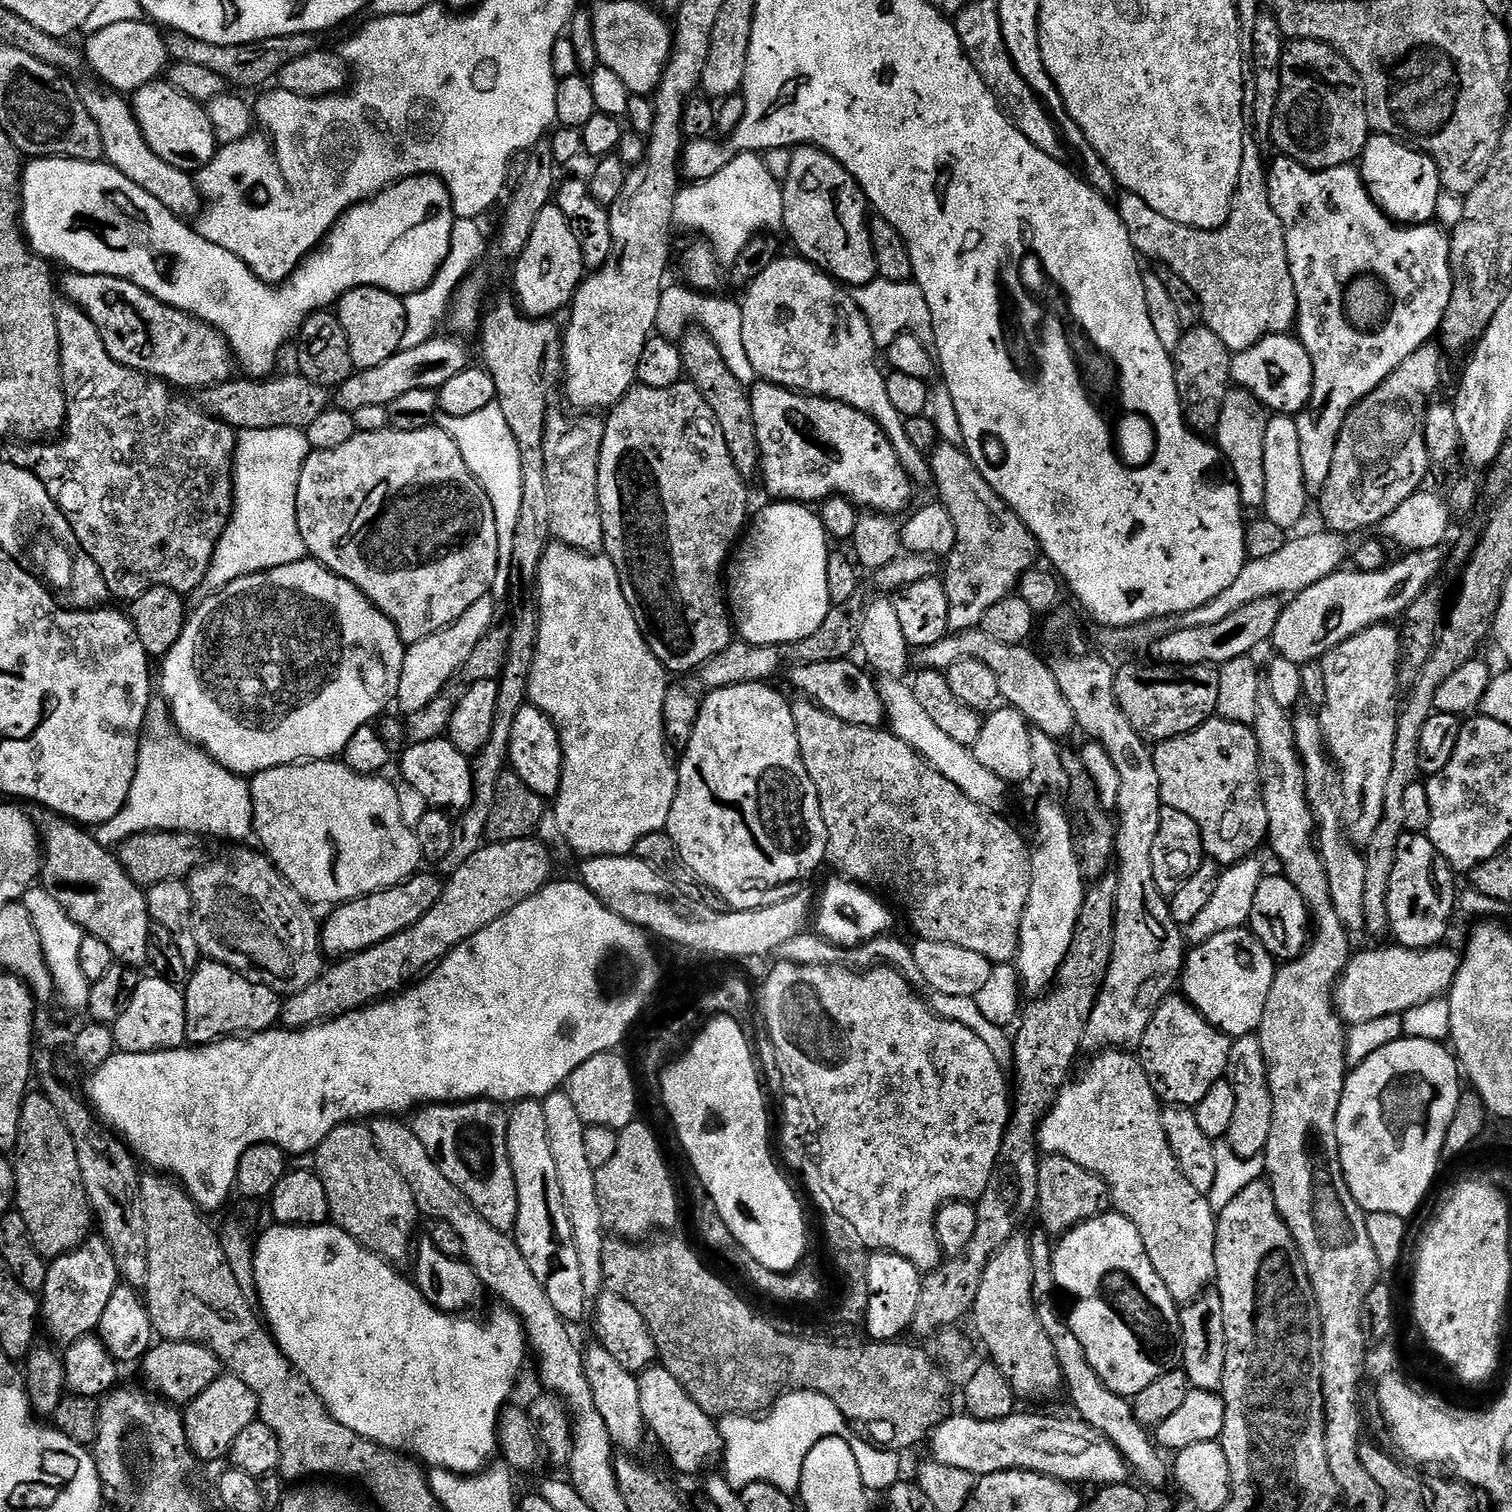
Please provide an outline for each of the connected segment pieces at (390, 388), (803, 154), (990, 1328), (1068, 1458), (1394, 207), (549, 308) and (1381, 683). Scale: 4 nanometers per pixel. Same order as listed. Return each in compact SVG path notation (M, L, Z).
M437 334L431 340L422 342L422 346L410 346L401 348L394 354L394 358L386 358L382 366L374 366L370 370L356 370L346 382L335 389L335 407L355 413L358 410L366 410L374 406L387 408L394 398L401 394L407 394L410 390L430 390L436 392L450 378L455 378L457 374L462 374L470 366L468 360L468 348L463 344L463 339L453 338L451 335Z
M800 146L792 154L788 160L788 177L783 177L782 180L784 190L782 228L783 231L788 231L793 246L797 248L795 251L841 285L852 284L851 287L857 289L877 279L874 246L868 233L870 205L858 182L823 148Z
M1020 1234L1012 1236L1010 1242L1006 1242L1006 1246L1002 1246L1002 1250L998 1250L990 1258L982 1274L982 1282L978 1286L978 1298L970 1316L971 1319L976 1319L975 1335L978 1340L980 1335L981 1342L988 1347L988 1352L992 1355L989 1356L991 1363L996 1364L998 1370L1002 1370L1002 1374L1006 1374L1017 1397L1024 1399L1025 1396L1028 1400L1048 1400L1059 1392L1061 1395L1065 1387L1064 1375L1058 1366L1058 1354L1054 1350L1054 1342L1050 1342L1038 1311L1036 1312L1036 1296L1032 1293L1038 1287L1036 1267L1032 1265L1031 1243L1025 1237L1023 1240L1022 1236Z
M1023 1410L994 1422L975 1419L967 1414L959 1415L949 1416L929 1437L928 1447L930 1446L932 1450L931 1457L939 1464L966 1470L968 1473L974 1473L978 1478L992 1473L1019 1471L1042 1474L1074 1486L1096 1484L1095 1486L1108 1487L1125 1483L1129 1479L1130 1469L1118 1448L1104 1435L1098 1434L1093 1427L1078 1418L1064 1420L1054 1416L1028 1414Z
M1369 135L1364 155L1358 161L1360 177L1364 179L1370 198L1382 209L1389 220L1411 226L1426 224L1435 217L1435 206L1442 191L1440 171L1431 158L1423 152L1409 148L1392 136Z
M555 203L547 204L538 214L538 222L534 222L534 230L530 230L530 242L515 257L516 273L512 276L512 284L516 287L514 291L515 303L519 304L521 312L525 316L531 316L533 320L542 320L555 317L555 312L560 312L569 307L580 281L586 275L584 267L584 255L582 250L578 250L578 238L574 238L574 230L570 230L570 222L566 222L566 214L556 208Z
M1379 622L1371 628L1362 629L1356 636L1342 642L1336 648L1330 650L1322 657L1324 673L1326 674L1326 702L1319 709L1320 725L1324 731L1324 743L1328 749L1328 755L1338 773L1338 792L1344 795L1344 805L1339 805L1340 819L1344 821L1349 840L1357 846L1367 846L1370 838L1374 838L1374 830L1378 830L1378 822L1382 820L1382 797L1386 795L1386 782L1390 778L1390 766L1393 762L1394 738L1396 737L1396 714L1398 711L1398 681L1400 679L1400 633L1395 627L1387 628L1387 623Z

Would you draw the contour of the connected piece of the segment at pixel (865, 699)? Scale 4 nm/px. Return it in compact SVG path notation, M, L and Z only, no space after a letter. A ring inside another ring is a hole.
M846 659L797 666L790 672L792 684L800 691L801 697L811 700L834 718L842 718L842 722L857 724L863 728L880 728L886 720L886 709L880 697L877 681L872 681L873 677L863 667L860 669L852 663L851 659Z

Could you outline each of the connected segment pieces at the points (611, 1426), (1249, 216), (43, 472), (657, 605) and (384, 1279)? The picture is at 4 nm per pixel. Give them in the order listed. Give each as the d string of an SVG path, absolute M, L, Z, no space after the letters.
M593 1346L583 1353L586 1378L594 1394L594 1406L598 1406L598 1414L602 1414L602 1422L606 1422L606 1430L610 1430L610 1438L621 1453L636 1454L644 1444L646 1427L642 1416L642 1398L640 1397L640 1381L633 1373L619 1364L618 1358L605 1348Z
M1245 135L1242 146L1242 170L1238 178L1236 193L1232 206L1228 210L1228 220L1221 228L1202 230L1187 228L1178 222L1170 222L1170 218L1158 214L1151 206L1146 206L1142 198L1133 192L1124 192L1114 207L1120 213L1122 226L1126 226L1126 234L1130 234L1130 242L1136 247L1141 257L1149 256L1157 260L1157 265L1174 270L1190 290L1198 298L1204 311L1203 327L1209 328L1235 354L1252 348L1263 336L1278 336L1293 331L1296 322L1296 291L1290 278L1290 266L1286 258L1286 238L1284 227L1274 214L1274 206L1268 193L1268 168L1266 160L1260 157L1261 145L1257 144L1255 135Z
M60 302L56 306L56 325L60 339L60 369L64 375L64 393L68 399L68 422L62 435L55 442L20 442L15 445L7 463L18 466L30 474L34 474L44 483L50 498L64 512L70 522L80 547L94 558L98 570L102 570L102 578L106 578L109 593L125 602L137 600L146 590L151 588L169 588L181 594L189 594L203 585L206 574L212 565L218 542L232 519L232 462L236 458L237 429L231 428L226 422L215 420L205 412L199 403L187 400L187 395L173 390L162 380L147 376L133 368L122 366L110 358L106 346L100 337L100 331L94 326L90 317L77 304Z
M691 382L666 386L666 390L634 386L617 402L615 408L607 413L598 462L598 506L602 510L603 551L618 570L622 594L626 594L626 602L630 602L630 610L642 630L644 640L669 673L691 673L702 667L710 658L714 658L714 654L722 654L722 650L729 648L734 639L734 620L730 615L729 601L726 599L726 584L725 581L724 584L720 581L720 575L723 572L725 575L726 565L750 520L748 488L744 484L747 484L746 478L734 466L734 458L730 458L730 449L726 446L726 438L722 438L722 426L718 426L714 410L710 410L706 398L702 398L702 394Z
M329 1222L310 1226L309 1228L294 1228L291 1224L276 1224L264 1233L259 1233L255 1241L256 1250L256 1292L258 1308L270 1329L272 1339L283 1350L284 1356L303 1376L314 1386L314 1390L322 1398L322 1402L330 1410L332 1417L342 1426L354 1430L362 1438L380 1444L391 1452L401 1453L409 1458L415 1458L421 1465L429 1469L444 1468L455 1472L458 1476L474 1476L484 1471L493 1463L498 1452L498 1429L500 1414L513 1399L512 1391L516 1388L516 1379L524 1368L524 1352L526 1356L526 1337L524 1326L520 1319L506 1307L496 1306L492 1317L485 1324L476 1320L467 1320L464 1314L449 1314L438 1311L422 1295L411 1279L399 1276L397 1269L375 1256L369 1248L363 1248L350 1234L346 1234L335 1224Z

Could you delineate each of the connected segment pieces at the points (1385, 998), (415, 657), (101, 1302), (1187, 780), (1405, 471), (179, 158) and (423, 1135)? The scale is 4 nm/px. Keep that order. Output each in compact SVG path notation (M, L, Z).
M1448 946L1434 948L1372 948L1369 952L1357 951L1336 981L1334 1003L1336 1013L1345 1025L1371 1022L1387 1015L1399 1016L1414 1006L1439 1000L1452 989L1462 959L1459 951L1451 952Z
M491 595L478 598L478 602L474 602L474 606L470 606L470 610L466 610L466 614L458 618L458 622L440 632L430 634L430 638L422 638L422 642L407 645L402 662L402 678L398 678L394 701L395 707L400 707L399 711L405 717L413 716L418 710L430 706L436 695L447 684L453 683L460 667L470 658L470 654L474 654L474 646L478 646L486 630L490 630L492 625L497 623L496 604L492 599Z
M92 1234L83 1245L65 1256L57 1256L48 1265L46 1286L42 1293L42 1324L60 1346L69 1346L83 1336L91 1336L102 1322L102 1314L114 1290L122 1283L114 1254L103 1235Z
M1213 718L1193 732L1170 738L1155 745L1152 753L1154 770L1158 770L1160 799L1163 807L1182 810L1198 822L1204 855L1215 864L1227 866L1249 859L1268 839L1268 819L1264 805L1264 789L1260 783L1260 755L1258 738L1249 725Z
M1435 343L1422 345L1382 386L1350 410L1338 434L1338 446L1334 446L1330 478L1318 497L1327 531L1349 534L1383 525L1384 519L1421 491L1420 483L1429 479L1424 423L1430 398L1444 380L1443 354Z
M157 82L142 86L130 100L138 126L154 154L178 170L195 174L214 159L218 151L216 128L205 105L186 98L173 84Z
M487 1098L455 1104L429 1104L411 1117L410 1127L418 1134L418 1142L426 1146L426 1154L440 1165L447 1180L470 1198L470 1206L474 1206L494 1230L512 1234L516 1231L518 1218L518 1190L506 1138L508 1112L500 1108L503 1107L497 1101Z

